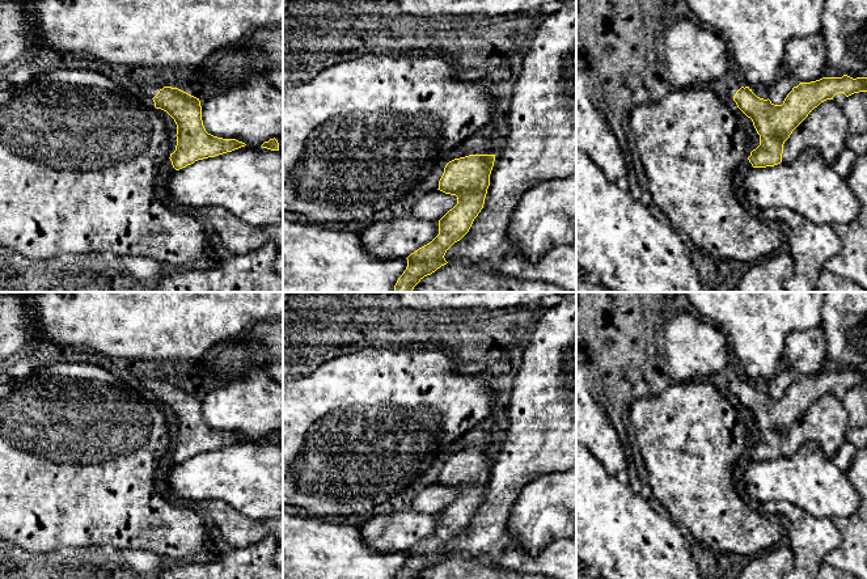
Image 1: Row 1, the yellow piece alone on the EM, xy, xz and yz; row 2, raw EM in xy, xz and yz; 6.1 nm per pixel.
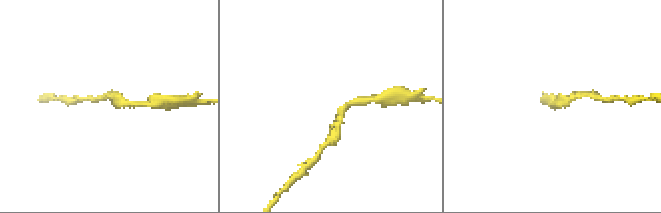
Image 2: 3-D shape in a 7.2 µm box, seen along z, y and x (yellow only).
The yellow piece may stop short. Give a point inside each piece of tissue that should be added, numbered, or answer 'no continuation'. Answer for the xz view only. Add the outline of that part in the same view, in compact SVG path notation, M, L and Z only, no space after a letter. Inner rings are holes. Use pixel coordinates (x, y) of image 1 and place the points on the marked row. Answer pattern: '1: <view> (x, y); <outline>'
no continuation

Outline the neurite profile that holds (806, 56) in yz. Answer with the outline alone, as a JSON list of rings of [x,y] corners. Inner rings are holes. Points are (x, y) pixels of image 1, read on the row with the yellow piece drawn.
[[[821,31],[809,37],[795,37],[784,47],[783,63],[799,83],[811,83],[824,77],[826,46]]]

